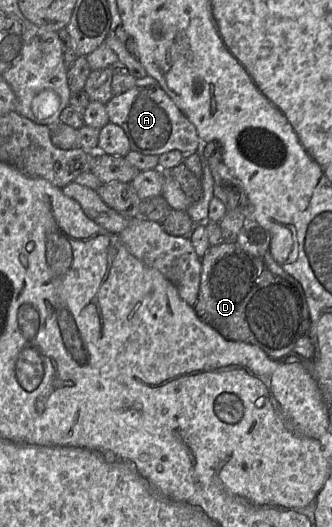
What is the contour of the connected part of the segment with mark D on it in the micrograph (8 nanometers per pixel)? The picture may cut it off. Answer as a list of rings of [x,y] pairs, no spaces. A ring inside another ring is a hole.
[[[224,242],[208,248],[201,260],[200,284],[196,304],[193,309],[196,316],[206,325],[217,331],[222,337],[230,341],[240,341],[255,345],[262,349],[271,359],[278,360],[294,352],[296,341],[301,336],[308,336],[310,330],[310,317],[303,288],[298,292],[288,281],[280,279],[272,273],[261,257],[252,257],[243,252],[235,243]]]

